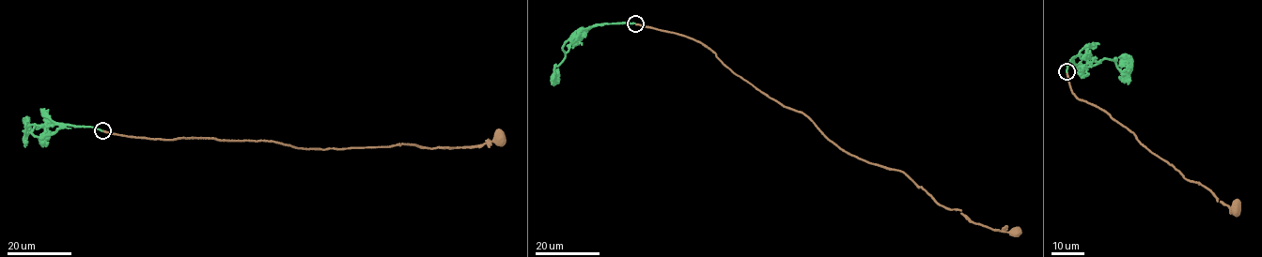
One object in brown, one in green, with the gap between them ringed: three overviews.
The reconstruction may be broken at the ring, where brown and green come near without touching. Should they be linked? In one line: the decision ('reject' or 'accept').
accept

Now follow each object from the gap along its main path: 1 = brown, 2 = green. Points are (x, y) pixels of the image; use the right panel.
1: (1067, 72), (1072, 93), (1077, 98), (1106, 112), (1184, 178), (1208, 188), (1216, 200), (1233, 212), (1236, 207)
2: (1066, 71), (1071, 58), (1074, 65), (1080, 68), (1109, 58), (1125, 71), (1123, 53)

